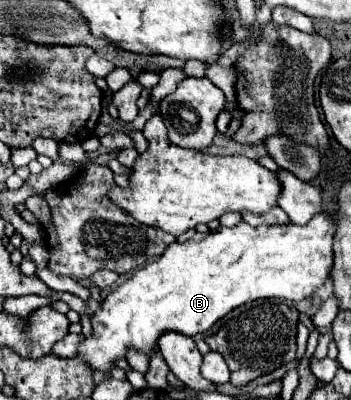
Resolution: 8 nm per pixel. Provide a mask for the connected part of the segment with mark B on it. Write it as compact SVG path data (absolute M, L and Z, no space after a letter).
M316 214L304 226L252 228L240 222L234 228L220 226L216 232L194 234L184 244L174 242L156 262L136 270L102 300L100 310L92 316L92 336L82 338L78 356L92 370L110 372L114 362L124 358L130 348L152 356L164 332L202 334L230 310L258 298L304 300L330 274L334 232L332 218Z

